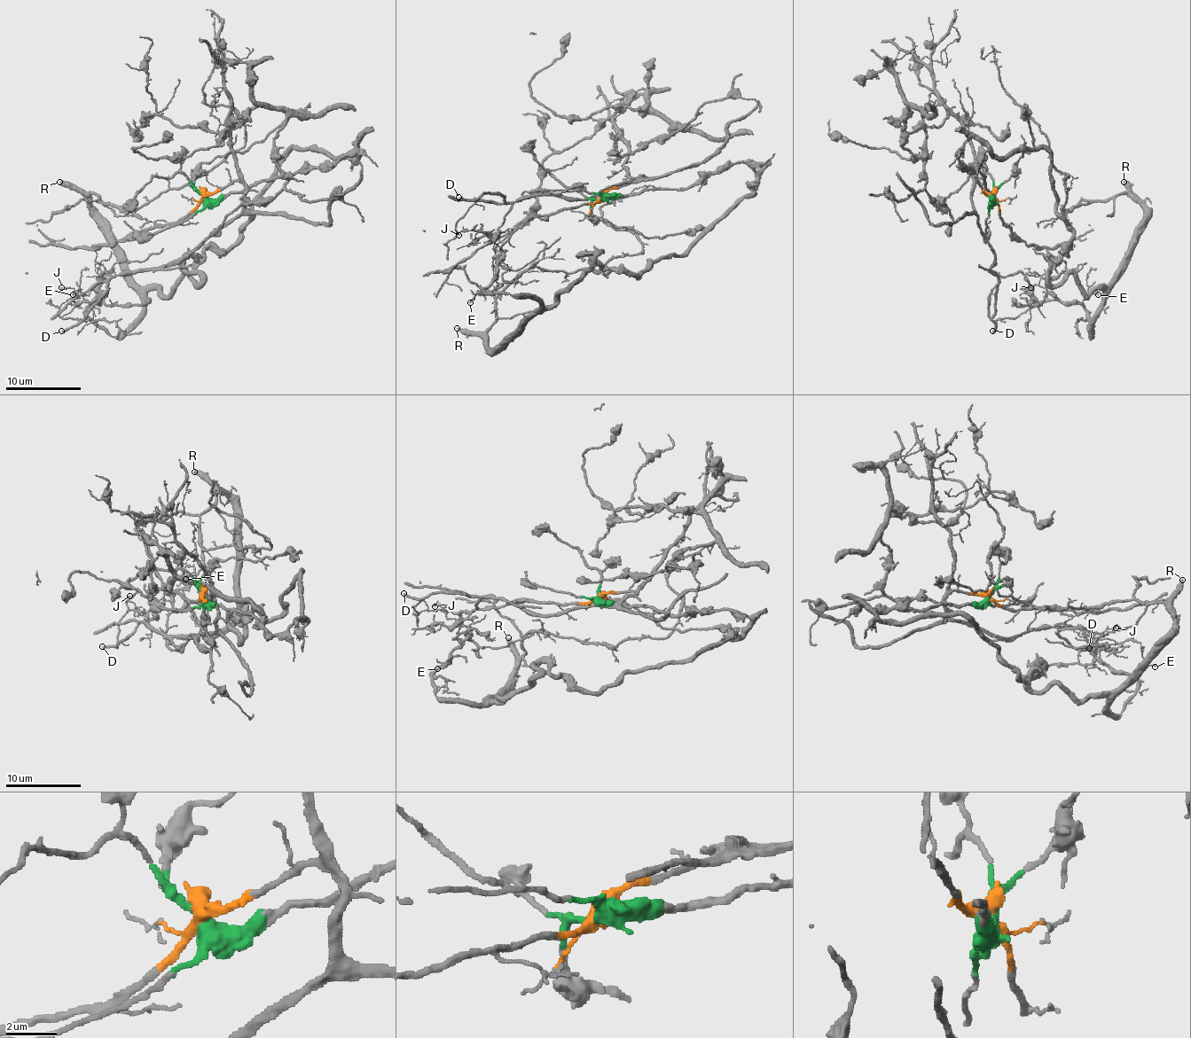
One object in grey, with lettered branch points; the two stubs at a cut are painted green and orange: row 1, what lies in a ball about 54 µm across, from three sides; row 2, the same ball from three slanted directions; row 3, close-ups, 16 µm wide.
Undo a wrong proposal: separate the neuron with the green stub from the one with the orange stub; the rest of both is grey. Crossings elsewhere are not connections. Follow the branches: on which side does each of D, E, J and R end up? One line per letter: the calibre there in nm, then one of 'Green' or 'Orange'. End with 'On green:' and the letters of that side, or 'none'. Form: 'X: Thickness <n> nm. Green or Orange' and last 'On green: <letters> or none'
D: Thickness 240 nm. Orange
E: Thickness 110 nm. Green
J: Thickness 90 nm. Orange
R: Thickness 360 nm. Green
On green: E, R

